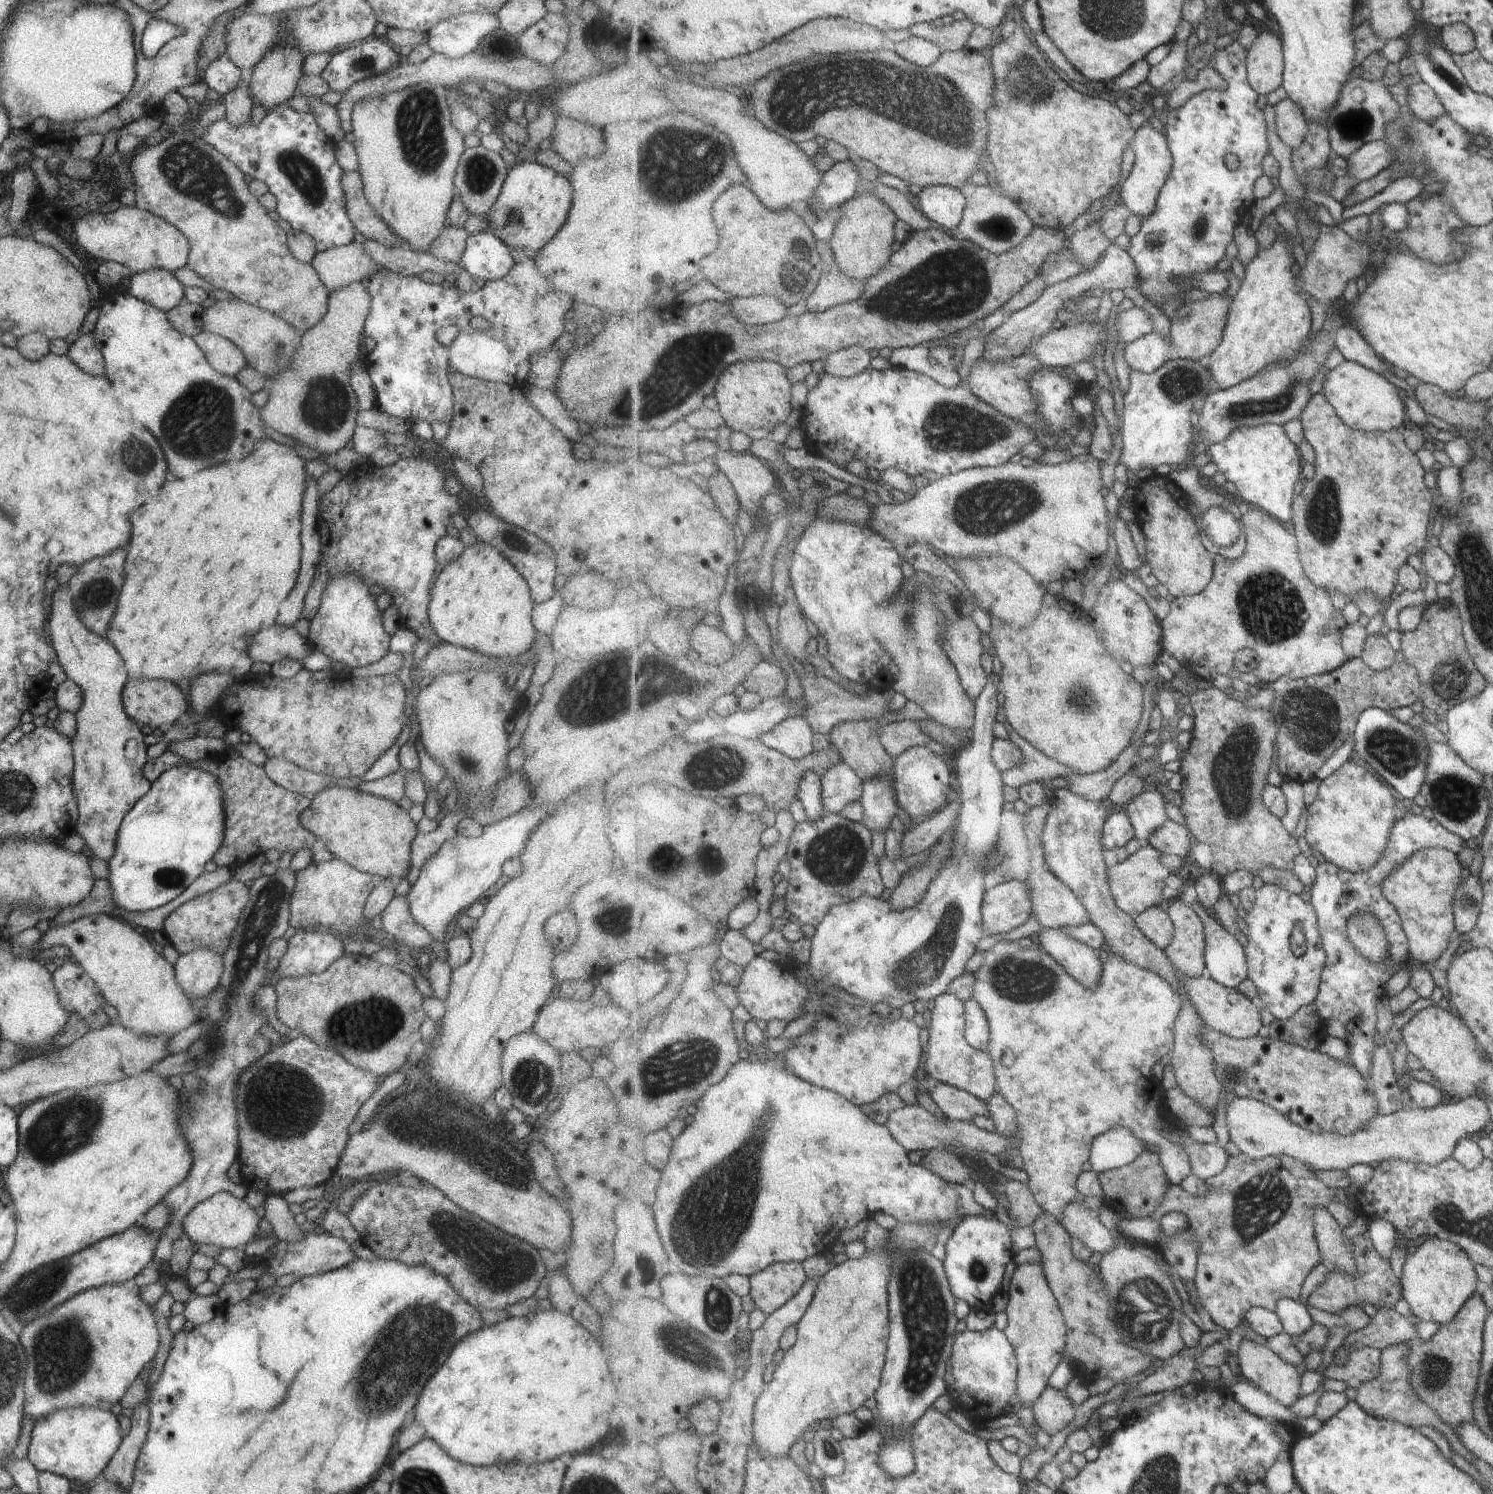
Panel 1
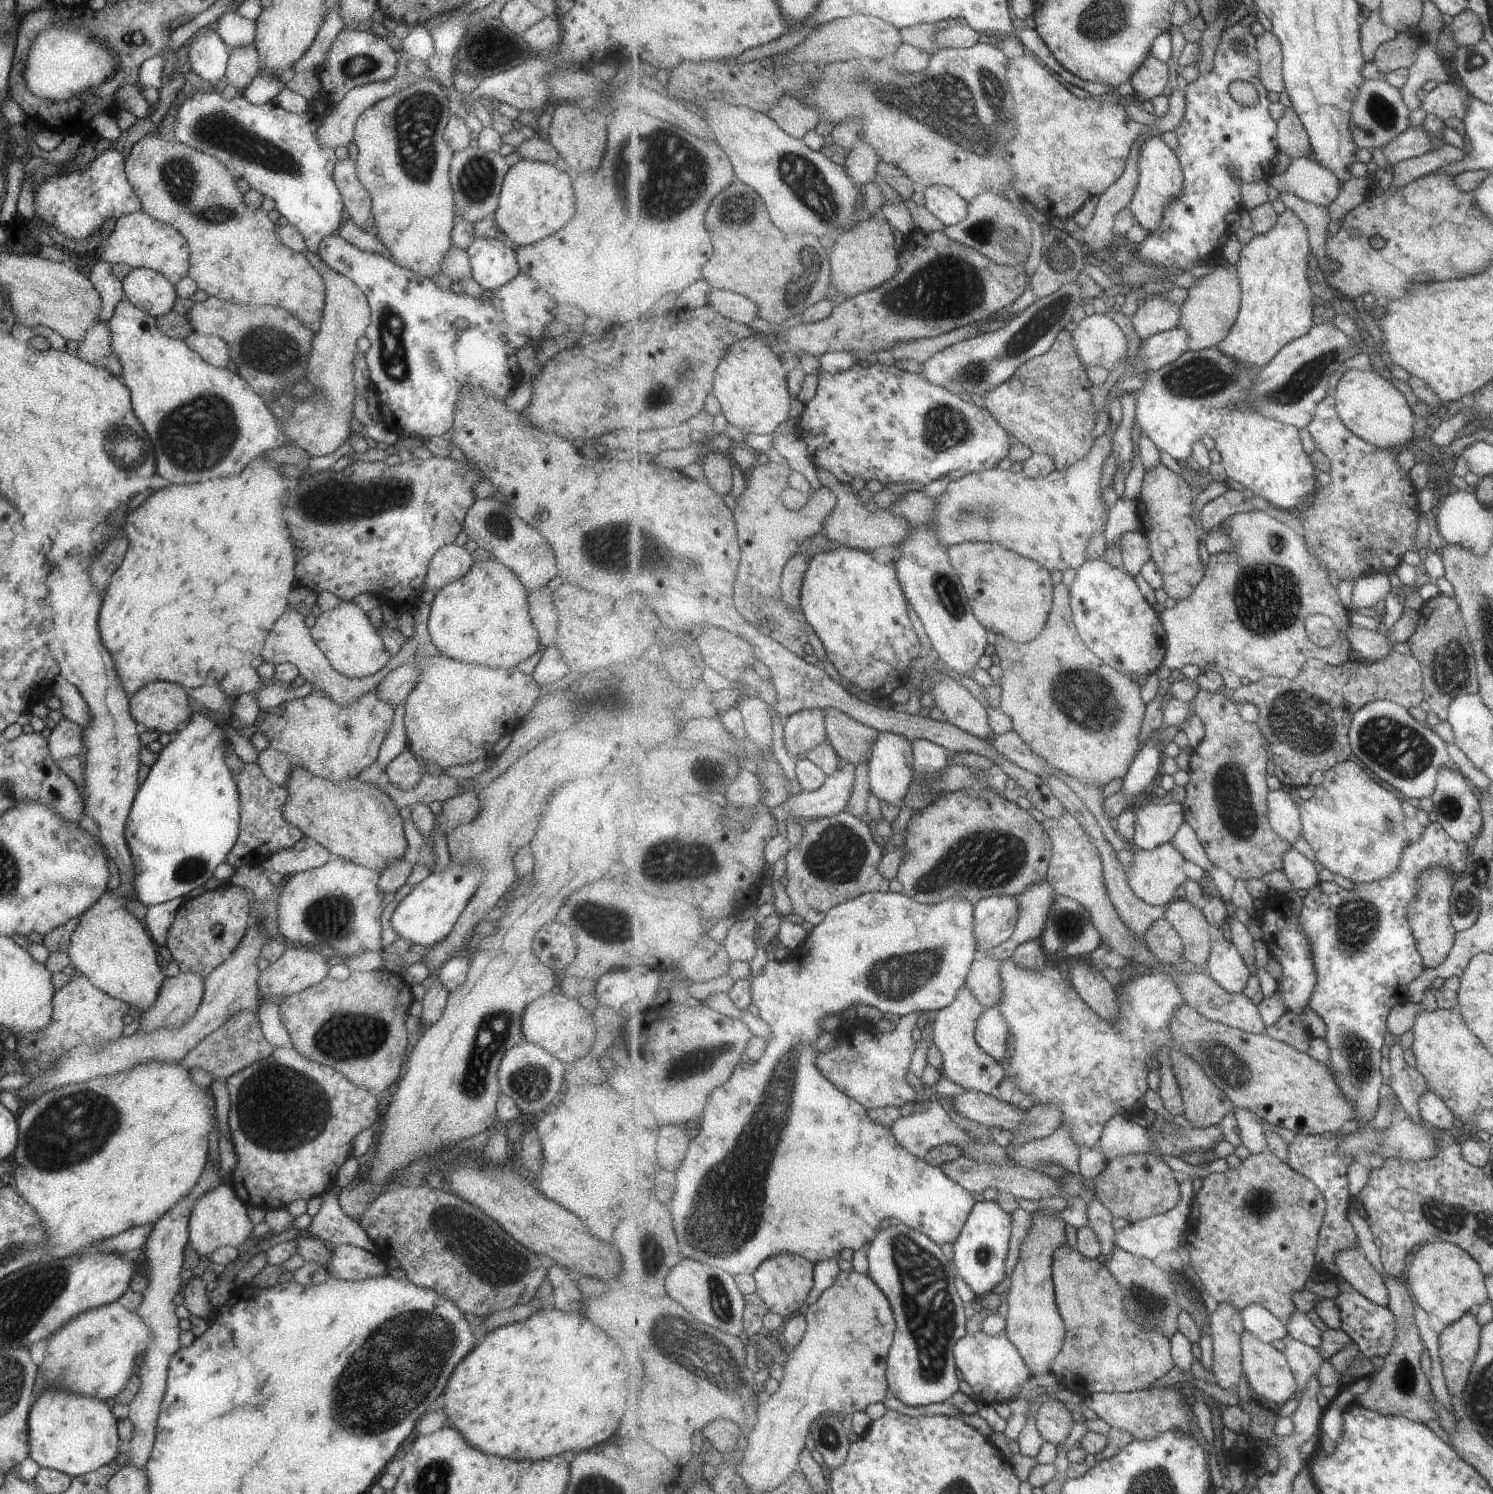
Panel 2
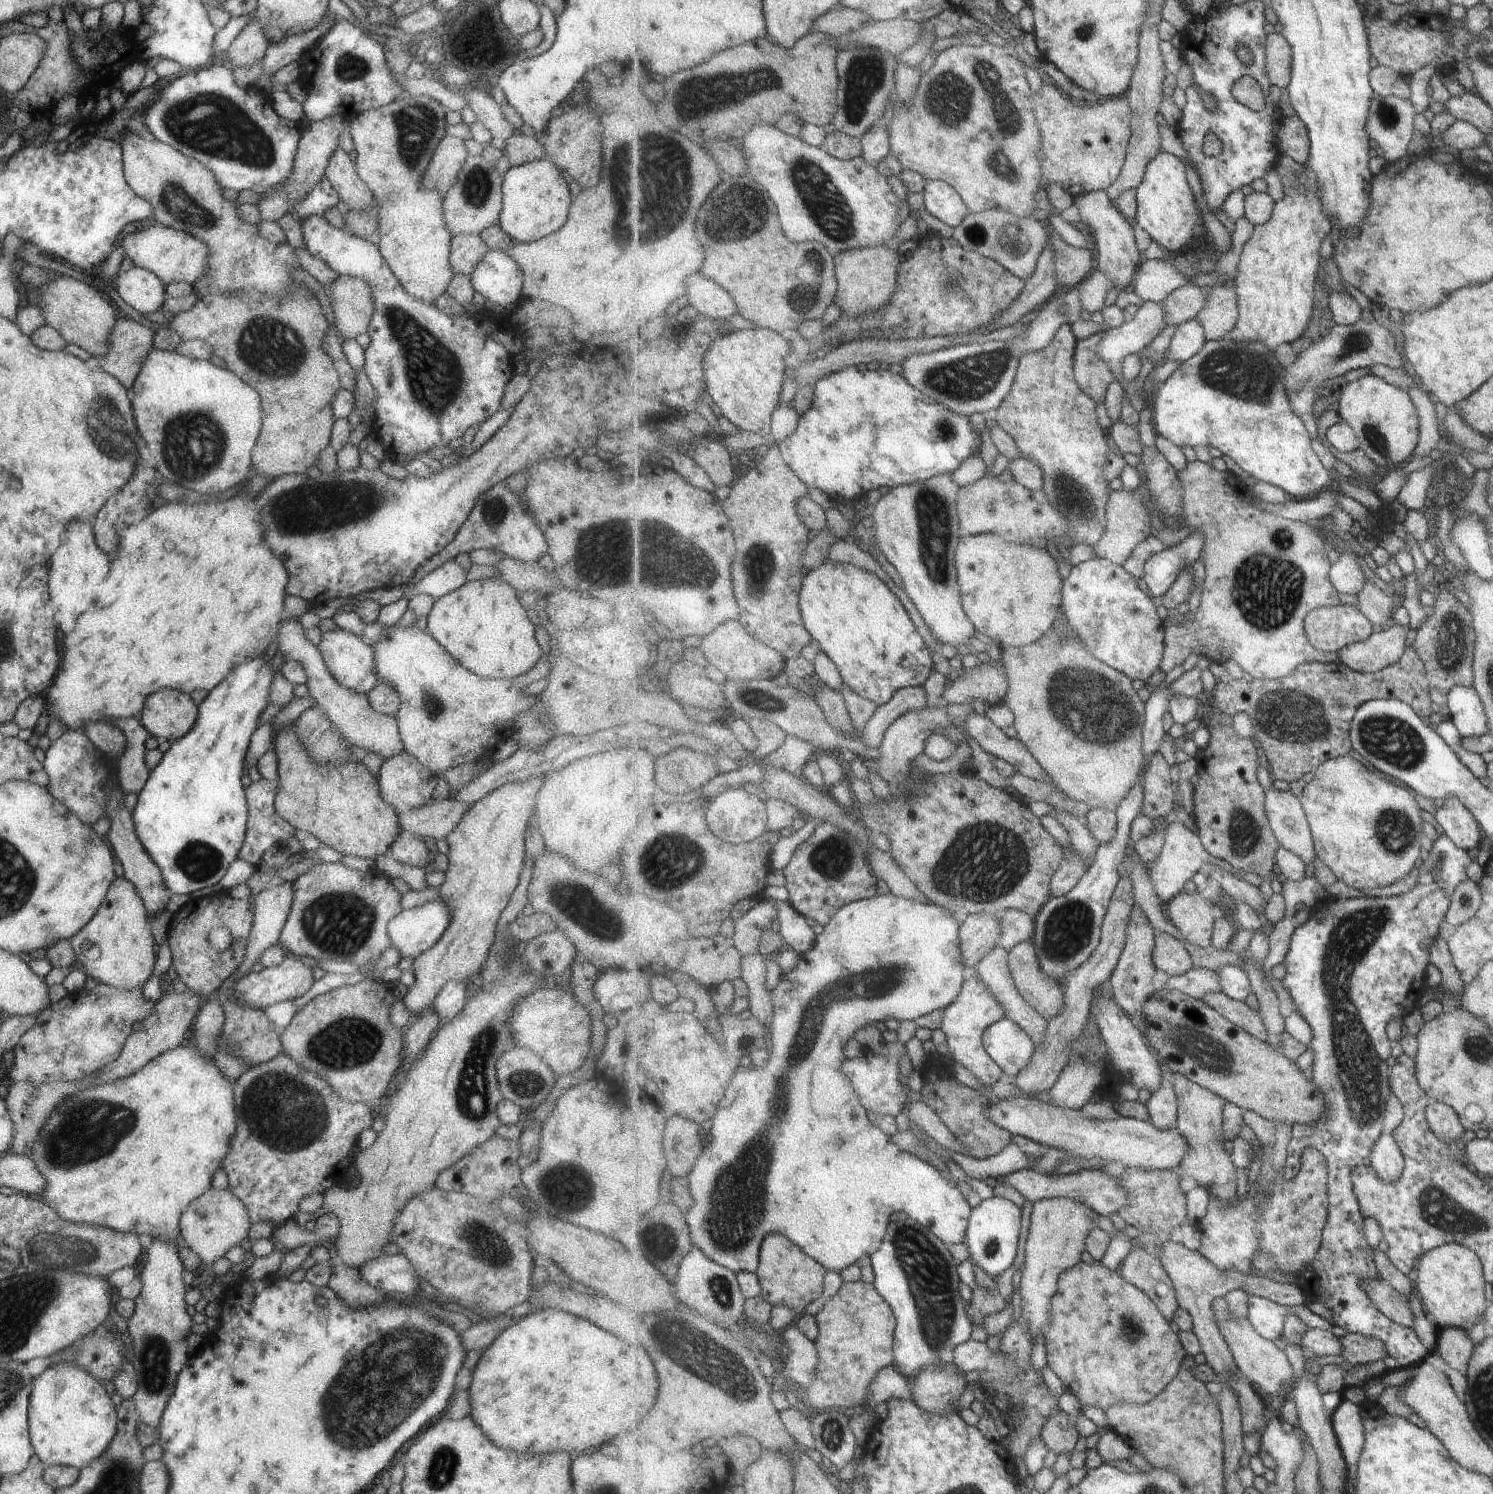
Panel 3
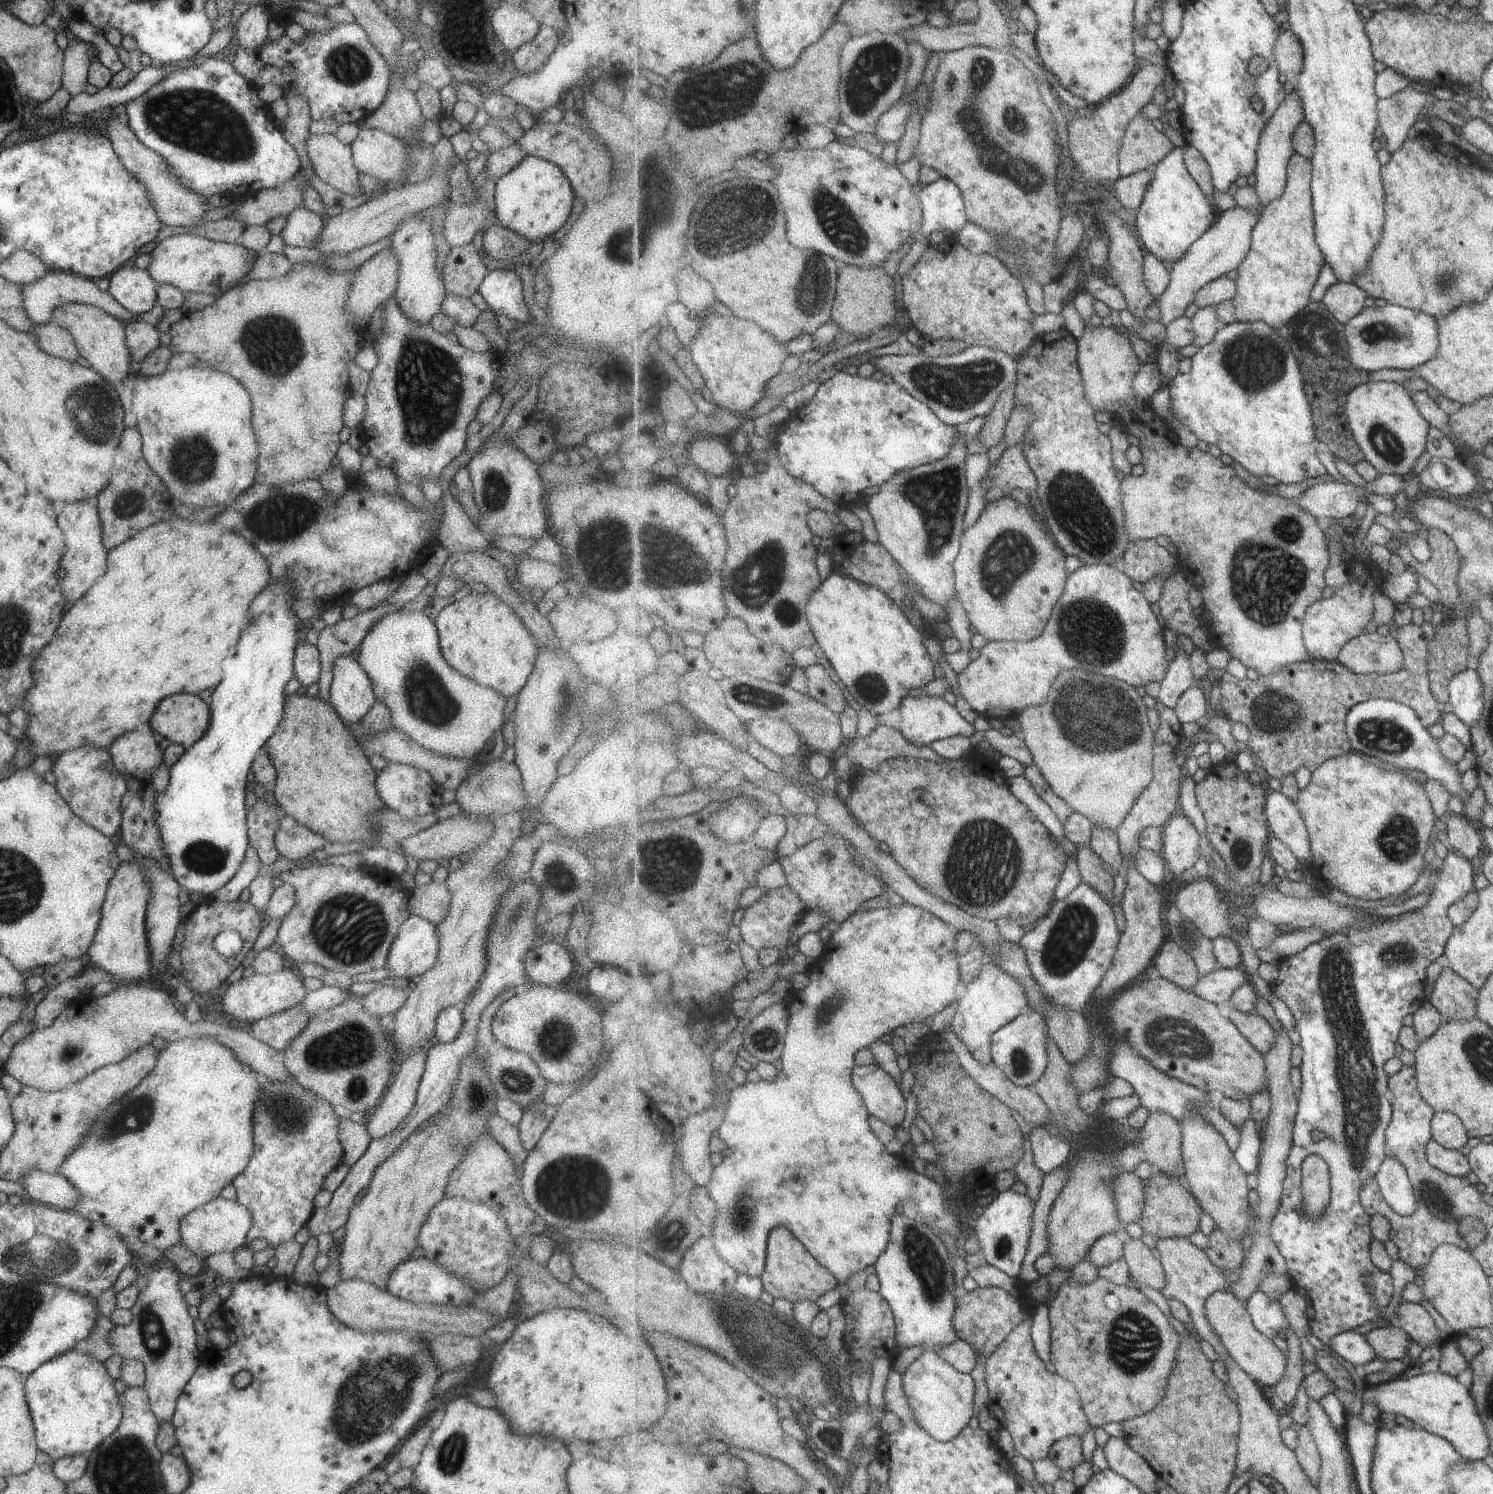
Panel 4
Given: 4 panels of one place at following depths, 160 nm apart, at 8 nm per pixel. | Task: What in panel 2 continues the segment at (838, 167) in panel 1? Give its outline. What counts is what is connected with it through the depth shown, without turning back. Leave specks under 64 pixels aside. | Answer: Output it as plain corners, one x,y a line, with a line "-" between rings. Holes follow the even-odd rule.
861,140
850,150
845,168
861,186
865,186
877,178
877,166
881,160
877,151
867,141

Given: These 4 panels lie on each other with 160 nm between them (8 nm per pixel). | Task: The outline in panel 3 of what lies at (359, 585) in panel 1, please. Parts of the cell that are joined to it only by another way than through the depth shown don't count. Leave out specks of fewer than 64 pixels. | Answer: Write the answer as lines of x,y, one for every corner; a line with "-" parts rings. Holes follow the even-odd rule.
336,628
322,633
316,645
329,674
338,685
355,693
366,695
377,683
378,678
373,666
373,649
361,642
361,636

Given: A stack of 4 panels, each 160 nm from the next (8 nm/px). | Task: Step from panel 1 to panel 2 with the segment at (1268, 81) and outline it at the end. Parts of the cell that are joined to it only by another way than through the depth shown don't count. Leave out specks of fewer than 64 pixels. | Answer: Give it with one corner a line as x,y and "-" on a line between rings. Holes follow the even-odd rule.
1271,30
1261,33
1257,48
1260,50
1260,77
1271,91
1286,92
1284,81
1284,54
1279,37

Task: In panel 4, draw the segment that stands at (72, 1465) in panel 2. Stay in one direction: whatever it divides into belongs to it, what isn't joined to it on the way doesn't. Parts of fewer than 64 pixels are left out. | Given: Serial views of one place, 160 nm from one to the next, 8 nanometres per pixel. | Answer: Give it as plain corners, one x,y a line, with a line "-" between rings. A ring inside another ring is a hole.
74,1349
46,1360
30,1372
24,1391
36,1448
54,1461
77,1453
87,1455
117,1428
122,1417
118,1394
103,1362

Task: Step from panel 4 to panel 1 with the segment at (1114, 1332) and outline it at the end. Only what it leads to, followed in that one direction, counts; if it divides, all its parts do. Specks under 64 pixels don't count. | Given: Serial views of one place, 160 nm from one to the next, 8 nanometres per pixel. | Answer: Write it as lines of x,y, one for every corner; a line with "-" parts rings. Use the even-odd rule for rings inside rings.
1044,1211
1035,1223
1034,1230
1037,1247
1043,1254
1044,1274
1049,1287
1060,1303
1061,1311
1068,1324
1068,1342
1064,1362
1068,1363
1076,1378
1084,1385
1097,1378
1114,1378
1126,1382
1141,1372
1153,1368
1153,1356
1147,1356
1128,1345
1125,1335
1119,1336
1119,1328
1109,1320
1109,1292
1097,1274
1087,1263
1077,1260
1072,1252
1072,1238
1061,1221
1053,1214

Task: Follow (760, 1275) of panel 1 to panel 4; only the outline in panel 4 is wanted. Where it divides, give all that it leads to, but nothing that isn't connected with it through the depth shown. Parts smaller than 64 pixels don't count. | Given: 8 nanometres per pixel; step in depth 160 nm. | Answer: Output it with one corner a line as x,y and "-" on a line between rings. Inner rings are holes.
787,1228
772,1230
769,1238
768,1265
761,1277
774,1297
782,1296
795,1304
799,1301
818,1301
823,1294
838,1288
836,1275
825,1268
810,1250

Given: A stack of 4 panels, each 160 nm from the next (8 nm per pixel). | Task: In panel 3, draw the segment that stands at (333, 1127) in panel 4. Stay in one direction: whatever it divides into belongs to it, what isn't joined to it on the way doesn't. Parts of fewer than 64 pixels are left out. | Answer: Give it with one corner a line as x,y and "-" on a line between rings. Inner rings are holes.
283,1053
243,1071
233,1081
232,1093
236,1131
221,1164
227,1176
227,1189
245,1205
251,1224
267,1222
272,1230
293,1218
297,1204
304,1196
314,1192
321,1194
326,1188
339,1190
345,1171
352,1167
351,1159
356,1153
358,1134
369,1128
375,1118
371,1116
373,1113
367,1104
342,1099
333,1092
328,1082
299,1068

